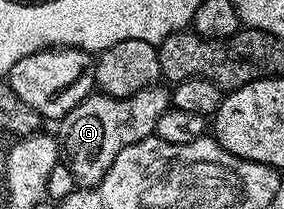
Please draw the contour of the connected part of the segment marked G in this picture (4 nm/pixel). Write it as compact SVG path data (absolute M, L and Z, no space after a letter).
M160 84L147 86L129 98L112 98L109 94L93 92L62 119L62 158L70 172L74 172L77 187L96 186L122 148L130 148L130 144L155 135L158 120L170 109L169 91L162 87Z

